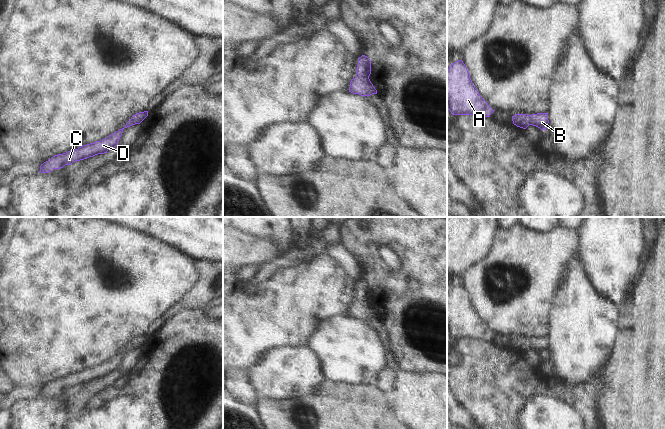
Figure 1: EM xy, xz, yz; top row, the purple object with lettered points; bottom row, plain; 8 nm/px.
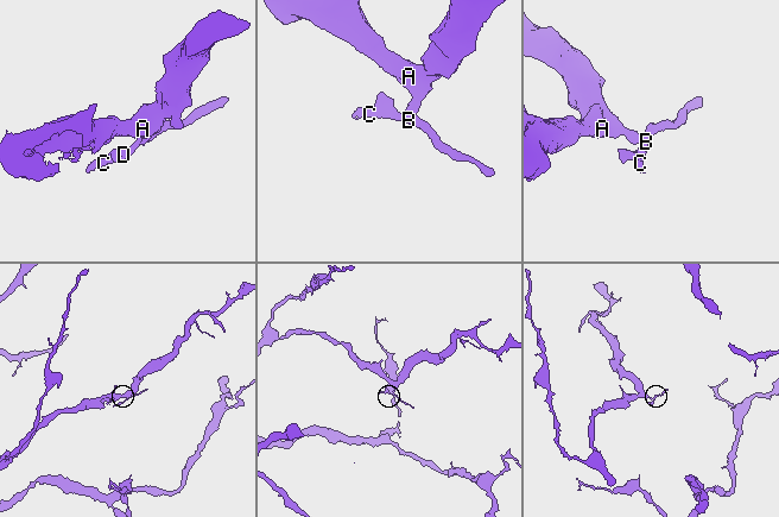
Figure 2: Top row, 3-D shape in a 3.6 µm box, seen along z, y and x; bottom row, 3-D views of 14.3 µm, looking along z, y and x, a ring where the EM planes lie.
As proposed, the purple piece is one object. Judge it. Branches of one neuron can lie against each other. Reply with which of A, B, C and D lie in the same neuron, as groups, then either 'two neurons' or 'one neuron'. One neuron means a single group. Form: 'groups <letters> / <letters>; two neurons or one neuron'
groups A B C D; one neuron

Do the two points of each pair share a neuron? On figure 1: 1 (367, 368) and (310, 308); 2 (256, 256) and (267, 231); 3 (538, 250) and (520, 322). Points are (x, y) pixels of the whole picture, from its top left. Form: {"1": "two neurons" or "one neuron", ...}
{"1": "two neurons", "2": "two neurons", "3": "one neuron"}

